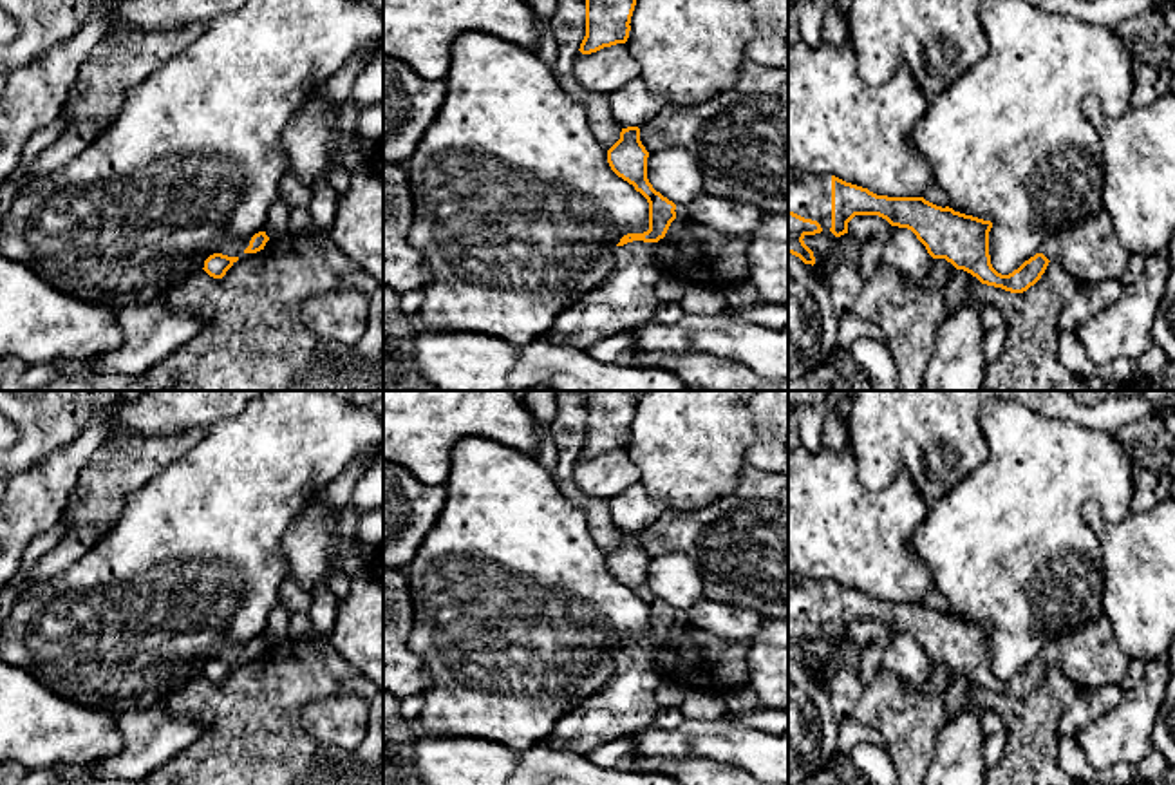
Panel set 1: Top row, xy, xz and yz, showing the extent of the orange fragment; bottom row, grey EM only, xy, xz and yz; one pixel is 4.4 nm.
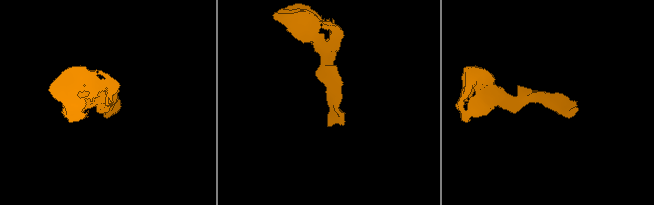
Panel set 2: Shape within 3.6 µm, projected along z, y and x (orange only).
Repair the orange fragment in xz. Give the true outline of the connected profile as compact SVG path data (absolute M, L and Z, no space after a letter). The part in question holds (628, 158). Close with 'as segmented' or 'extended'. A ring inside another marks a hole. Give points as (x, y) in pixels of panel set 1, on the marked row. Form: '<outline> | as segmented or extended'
M638 127L622 128L620 139L607 150L611 170L647 199L649 230L620 239L607 277L555 318L546 333L551 342L586 349L634 322L653 320L660 306L654 286L662 271L649 244L665 237L676 219L676 204L649 183L647 157Z | extended

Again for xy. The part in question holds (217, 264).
M266 232L255 233L249 242L231 241L219 253L210 255L202 270L213 279L222 279L242 253L257 253L264 250L268 241Z | extended

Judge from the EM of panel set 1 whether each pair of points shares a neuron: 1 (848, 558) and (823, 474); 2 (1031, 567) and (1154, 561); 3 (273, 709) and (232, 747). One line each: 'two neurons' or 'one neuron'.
1: one neuron
2: two neurons
3: one neuron

